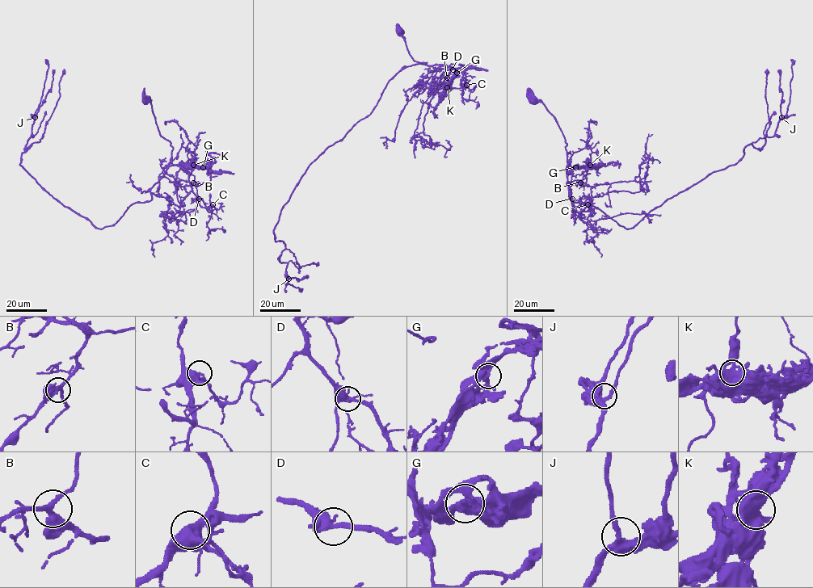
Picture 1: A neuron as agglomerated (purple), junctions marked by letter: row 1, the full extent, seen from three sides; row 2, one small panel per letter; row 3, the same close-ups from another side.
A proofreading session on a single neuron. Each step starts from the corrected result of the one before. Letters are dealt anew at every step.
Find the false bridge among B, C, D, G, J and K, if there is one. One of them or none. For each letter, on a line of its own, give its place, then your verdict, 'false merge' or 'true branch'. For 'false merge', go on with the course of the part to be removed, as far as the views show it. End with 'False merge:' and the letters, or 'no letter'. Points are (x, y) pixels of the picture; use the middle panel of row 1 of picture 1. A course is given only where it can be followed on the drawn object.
B: place (447, 77); true branch
C: place (466, 85); true branch
D: place (452, 69); true branch
G: place (457, 73); true branch
J: place (288, 279); true branch
K: place (447, 87); false merge; course (447, 87), (463, 65), (462, 69), (477, 64)
False merge: K

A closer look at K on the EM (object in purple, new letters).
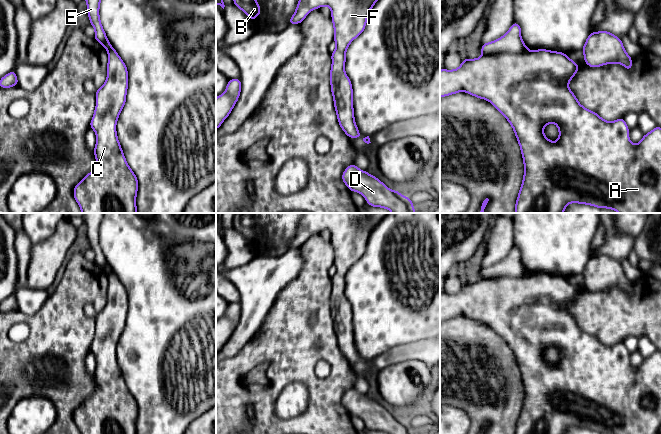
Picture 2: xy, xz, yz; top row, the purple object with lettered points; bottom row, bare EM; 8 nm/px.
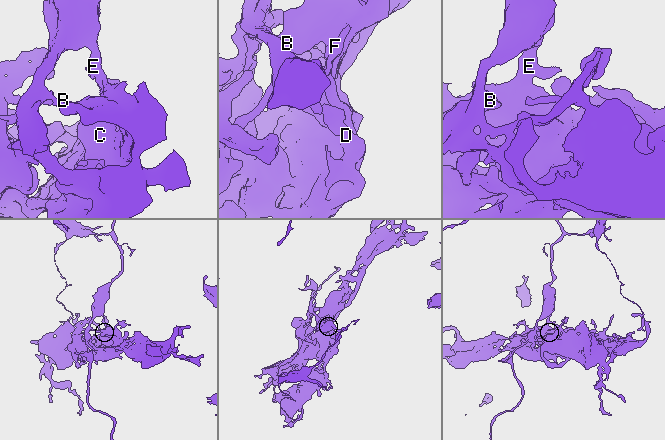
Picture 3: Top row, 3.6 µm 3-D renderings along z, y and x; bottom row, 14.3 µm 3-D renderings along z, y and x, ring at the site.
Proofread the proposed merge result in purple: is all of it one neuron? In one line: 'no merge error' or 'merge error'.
merge error

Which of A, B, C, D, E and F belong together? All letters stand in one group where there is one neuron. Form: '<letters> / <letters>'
A B C D F / E

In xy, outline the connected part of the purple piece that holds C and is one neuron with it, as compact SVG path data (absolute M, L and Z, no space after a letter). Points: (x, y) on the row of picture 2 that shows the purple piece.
M111 78L107 81L106 85L96 90L96 108L90 122L90 128L95 131L97 137L94 148L97 165L76 184L73 192L82 213L137 213L136 195L138 191L138 179L126 162L116 133L116 123L126 102L128 81L125 81L122 86L115 85L115 82L116 78Z

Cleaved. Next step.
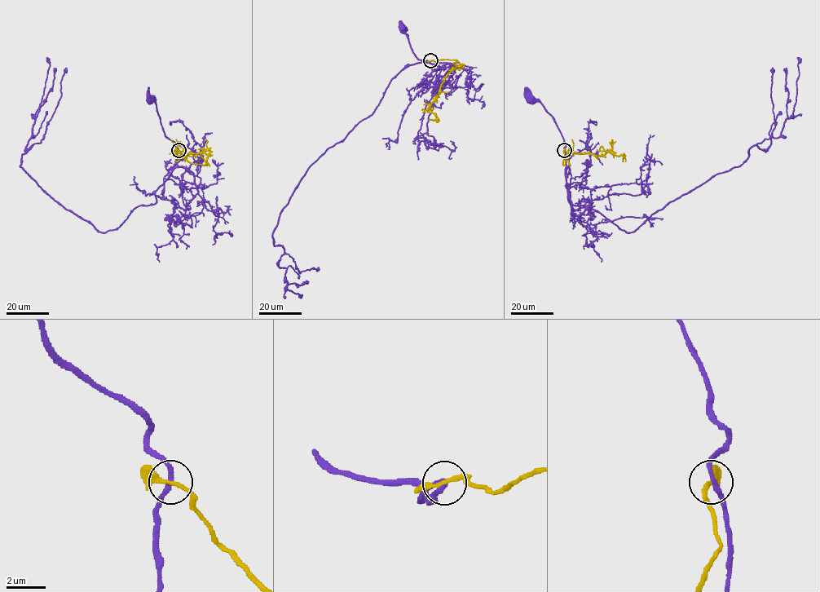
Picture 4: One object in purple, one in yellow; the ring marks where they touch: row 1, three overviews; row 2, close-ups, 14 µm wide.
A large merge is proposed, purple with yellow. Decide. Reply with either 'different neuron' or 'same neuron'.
different neuron

